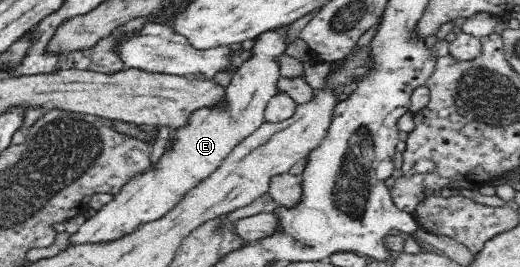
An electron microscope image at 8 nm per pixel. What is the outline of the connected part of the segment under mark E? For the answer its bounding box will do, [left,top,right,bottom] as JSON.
[69,27,289,245]

